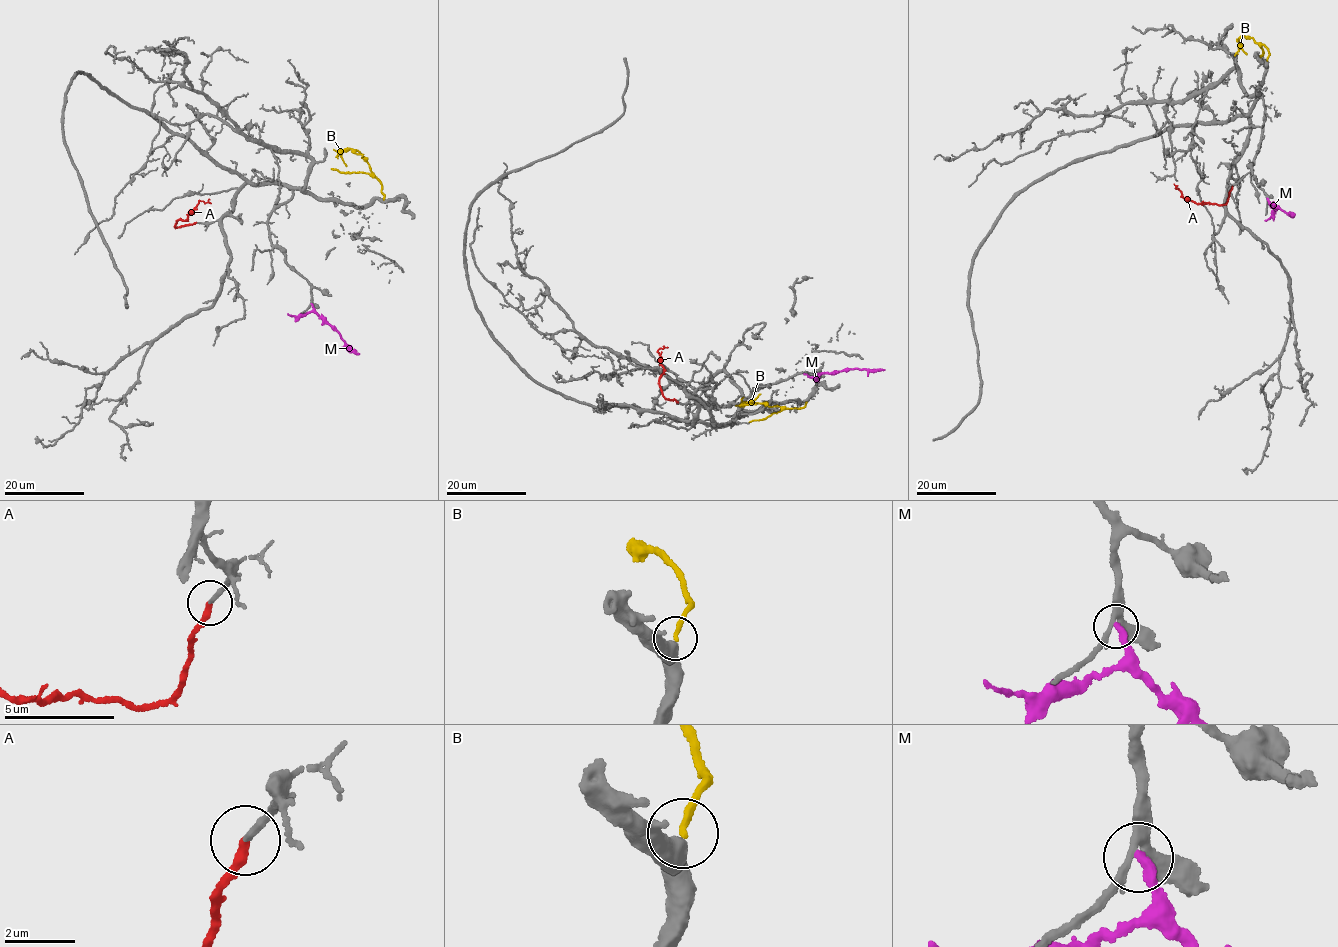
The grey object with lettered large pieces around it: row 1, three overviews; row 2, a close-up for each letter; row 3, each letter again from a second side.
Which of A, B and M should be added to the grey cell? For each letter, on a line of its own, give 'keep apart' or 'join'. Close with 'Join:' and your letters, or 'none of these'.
A: join
B: keep apart
M: keep apart
Join: A

